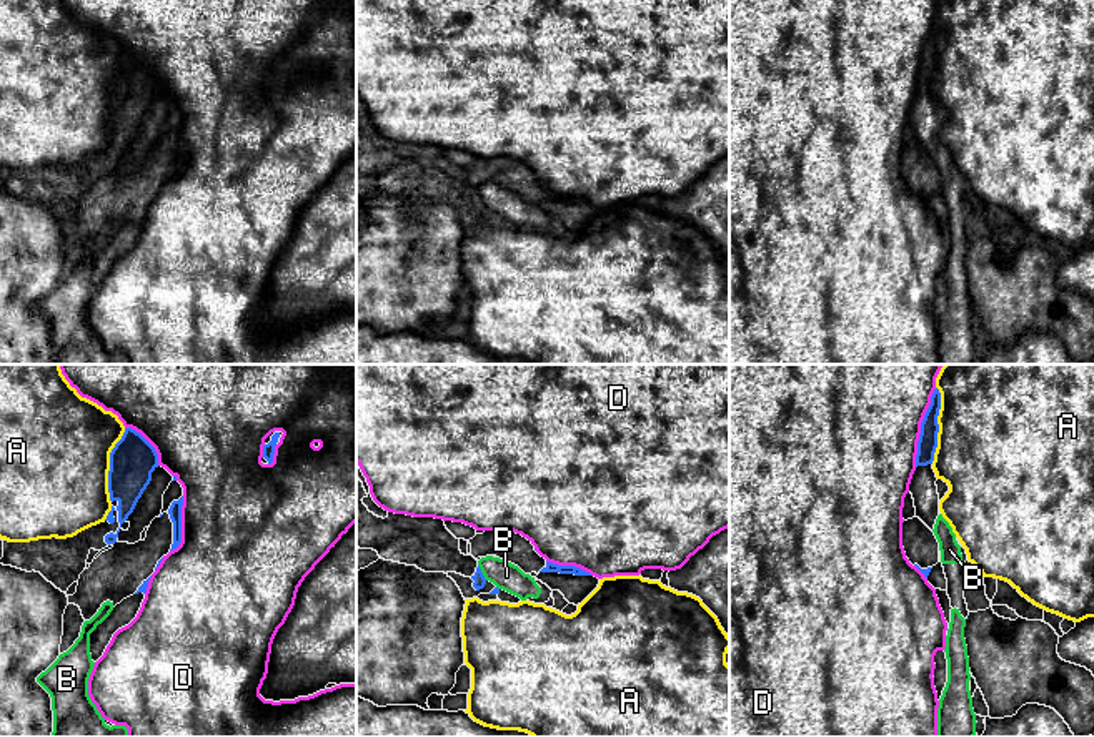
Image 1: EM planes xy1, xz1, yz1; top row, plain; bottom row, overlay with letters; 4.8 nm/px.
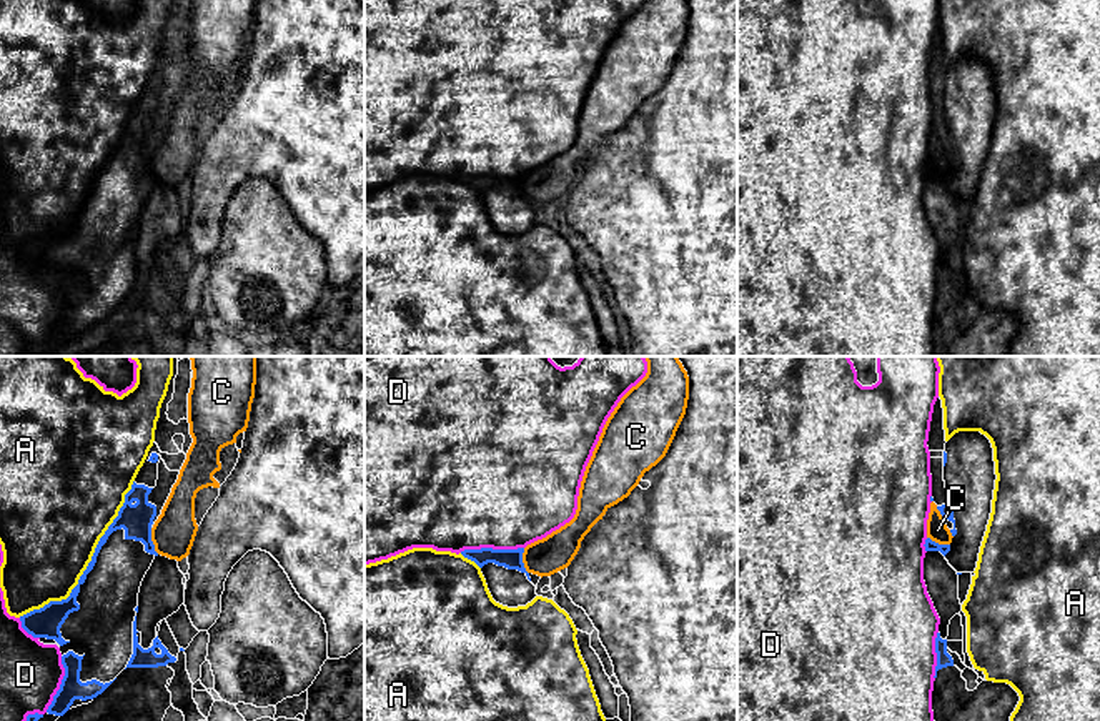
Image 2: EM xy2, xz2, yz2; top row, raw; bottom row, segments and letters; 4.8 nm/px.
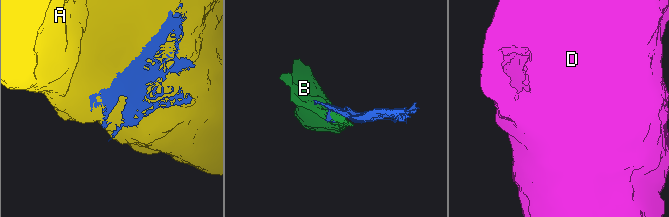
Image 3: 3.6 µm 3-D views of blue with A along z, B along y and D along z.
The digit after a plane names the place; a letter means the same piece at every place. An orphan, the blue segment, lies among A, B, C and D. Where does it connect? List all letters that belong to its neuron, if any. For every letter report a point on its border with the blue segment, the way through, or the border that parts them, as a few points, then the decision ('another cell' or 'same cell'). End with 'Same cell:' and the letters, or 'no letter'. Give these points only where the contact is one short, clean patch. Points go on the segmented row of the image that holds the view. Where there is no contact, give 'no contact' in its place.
A: xy2 (89, 563) | another cell
B: xz1 (482, 573) | another cell
C: xy2 (152, 541) | along xy2 (150, 528), (150, 538), (158, 553) | another cell
D: yz1 (921, 428) | another cell
Same cell: no letter

